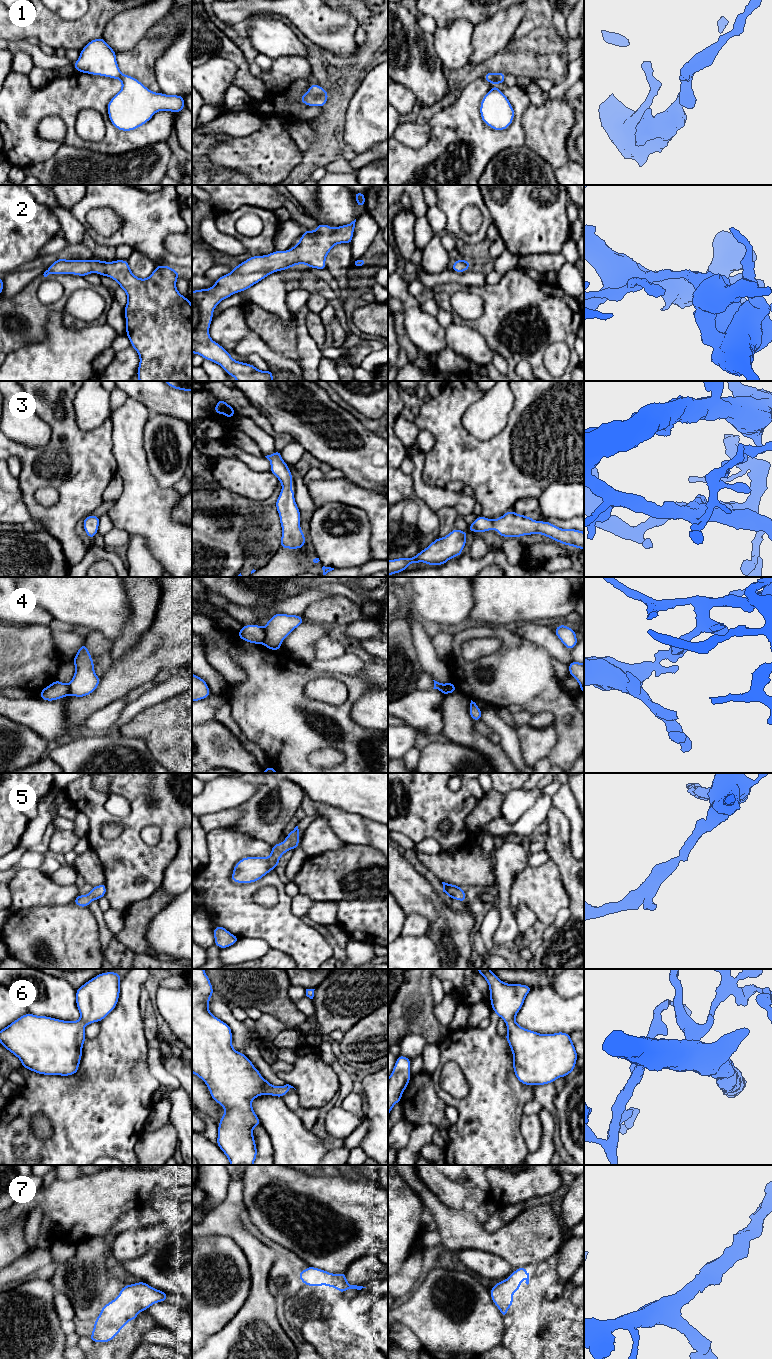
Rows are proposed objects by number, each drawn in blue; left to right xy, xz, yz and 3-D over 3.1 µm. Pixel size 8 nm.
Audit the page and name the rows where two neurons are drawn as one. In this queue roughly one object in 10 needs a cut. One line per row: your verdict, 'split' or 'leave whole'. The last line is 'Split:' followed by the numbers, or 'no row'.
1: leave whole
2: leave whole
3: leave whole
4: split
5: leave whole
6: leave whole
7: leave whole
Split: 4

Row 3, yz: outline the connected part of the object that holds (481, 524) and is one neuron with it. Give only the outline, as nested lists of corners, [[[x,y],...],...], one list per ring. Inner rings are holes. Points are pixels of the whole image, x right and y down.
[[[513,510],[506,512],[498,519],[479,516],[470,524],[471,532],[496,530],[501,537],[521,537],[524,535],[542,534],[561,544],[584,549],[584,532],[577,529],[561,529],[548,521],[535,521],[531,517],[519,515]]]

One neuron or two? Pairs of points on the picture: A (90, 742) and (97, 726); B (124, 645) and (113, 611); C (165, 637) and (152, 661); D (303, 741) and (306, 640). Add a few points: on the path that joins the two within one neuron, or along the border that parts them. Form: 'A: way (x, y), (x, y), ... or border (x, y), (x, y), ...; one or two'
A: border (86, 732), (106, 733); two
B: border (129, 612), (129, 617), (122, 633), (112, 643); two
C: way (159, 643), (154, 648), (152, 655); one
D: border (289, 655), (307, 665); two

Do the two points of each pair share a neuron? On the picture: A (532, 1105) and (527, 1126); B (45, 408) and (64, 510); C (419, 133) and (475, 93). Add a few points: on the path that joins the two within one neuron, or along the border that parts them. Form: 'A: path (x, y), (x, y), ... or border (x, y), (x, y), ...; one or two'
A: border (523, 1112), (538, 1115); two
B: path (65, 433), (73, 455), (73, 485); one
C: border (427, 126), (428, 141), (419, 147), (414, 147); two

